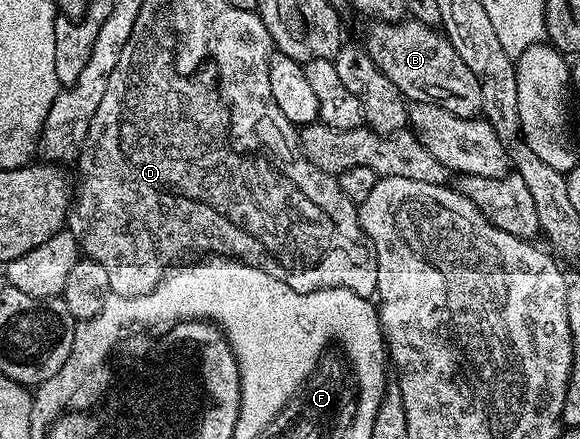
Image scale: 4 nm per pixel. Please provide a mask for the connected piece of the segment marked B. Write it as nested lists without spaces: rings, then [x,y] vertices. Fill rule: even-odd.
[[[405,17],[399,23],[381,23],[379,21],[369,22],[368,32],[362,40],[368,56],[398,85],[398,89],[409,101],[427,101],[437,103],[442,109],[454,113],[458,117],[475,119],[483,112],[484,102],[482,101],[482,88],[478,85],[478,77],[470,73],[466,61],[458,57],[454,45],[444,36],[443,30],[437,29],[433,24],[423,23],[418,19]]]

